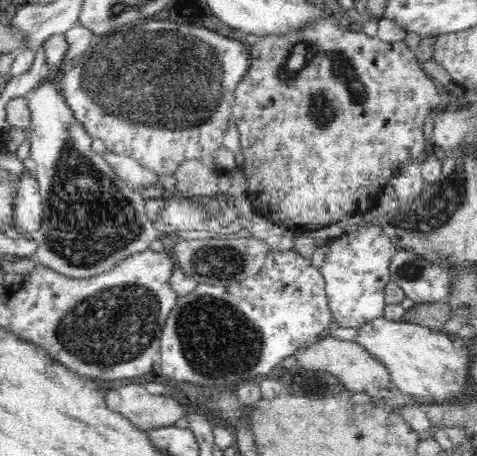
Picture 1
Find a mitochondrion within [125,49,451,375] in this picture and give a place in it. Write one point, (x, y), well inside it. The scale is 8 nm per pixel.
(218, 262)

